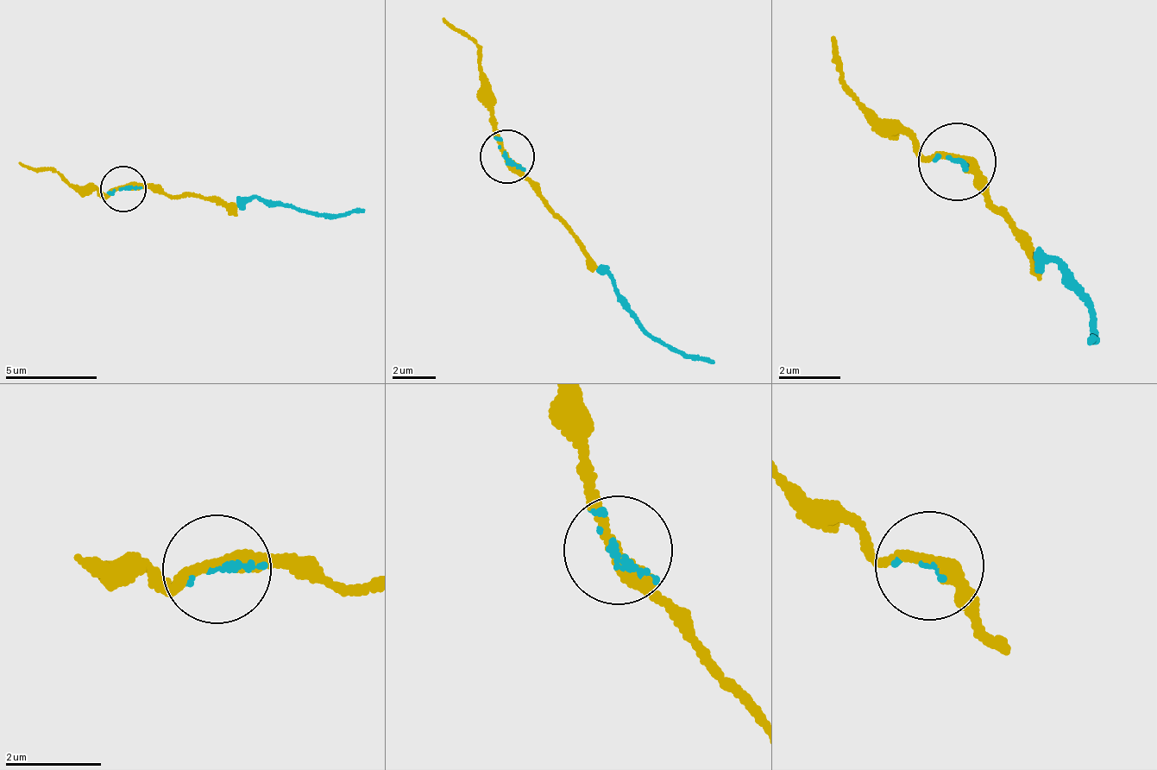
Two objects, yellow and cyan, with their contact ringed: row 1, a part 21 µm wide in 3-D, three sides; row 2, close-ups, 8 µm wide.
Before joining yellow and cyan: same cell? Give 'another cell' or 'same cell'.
same cell

